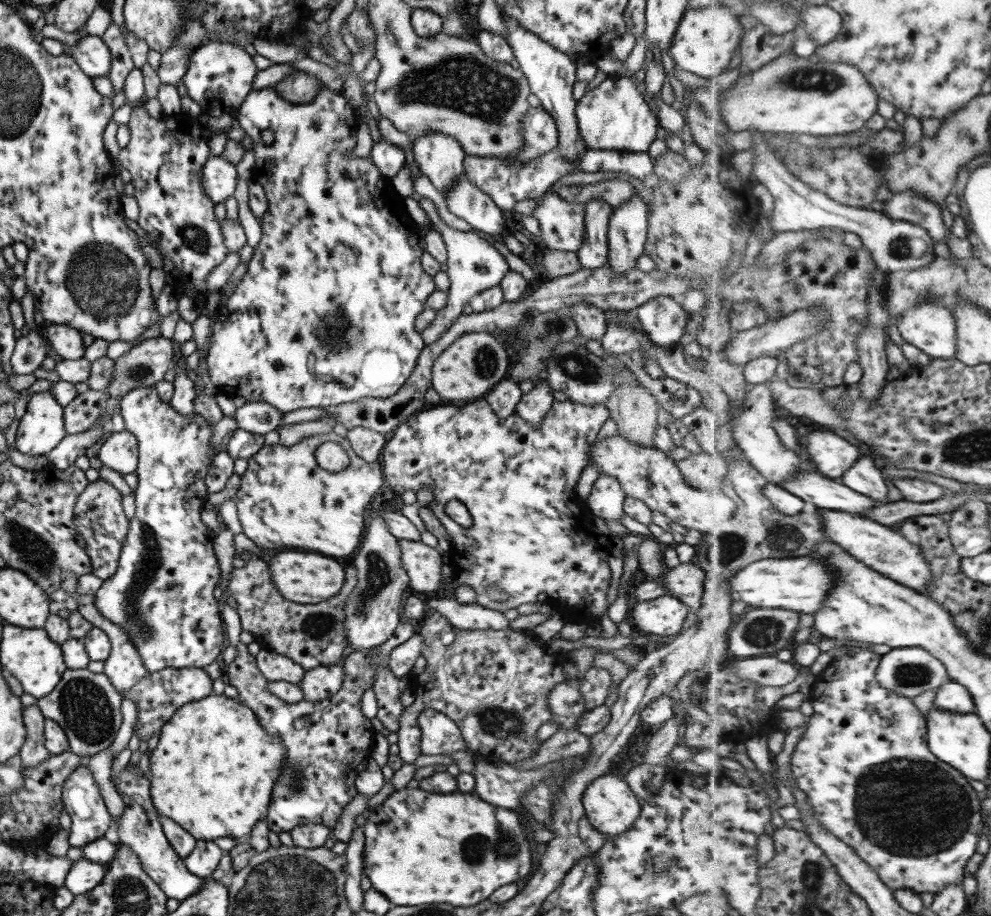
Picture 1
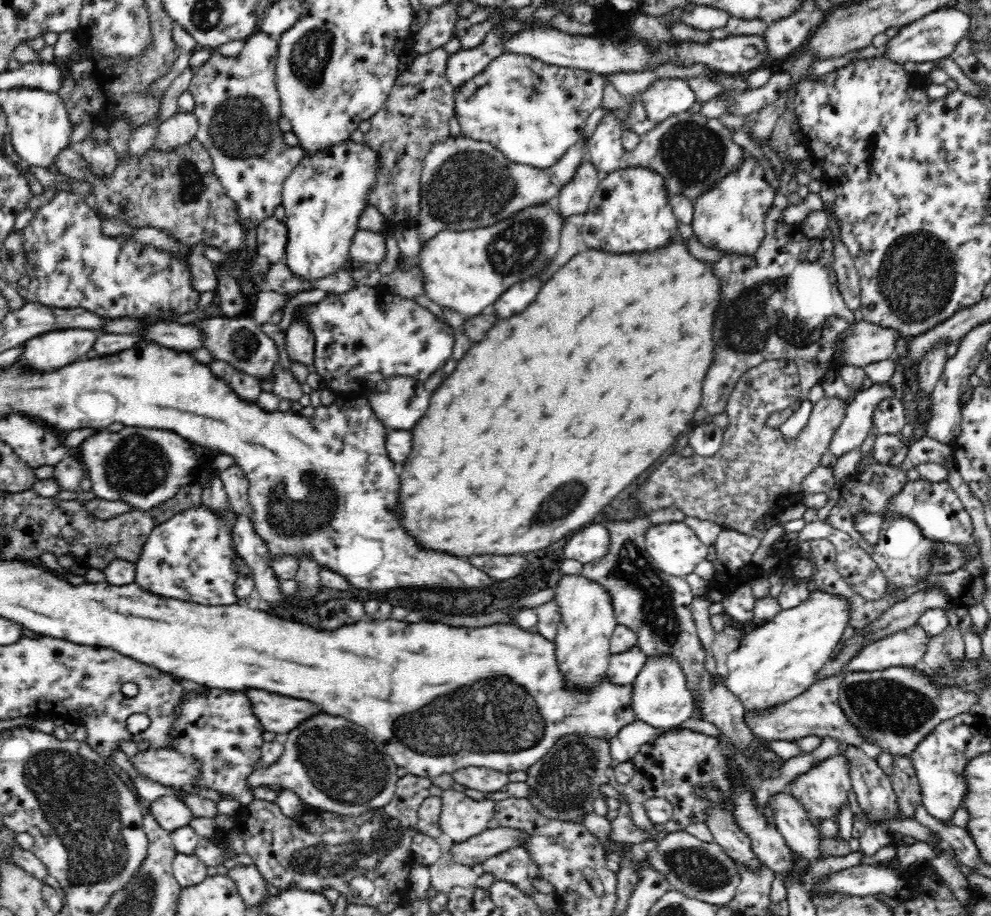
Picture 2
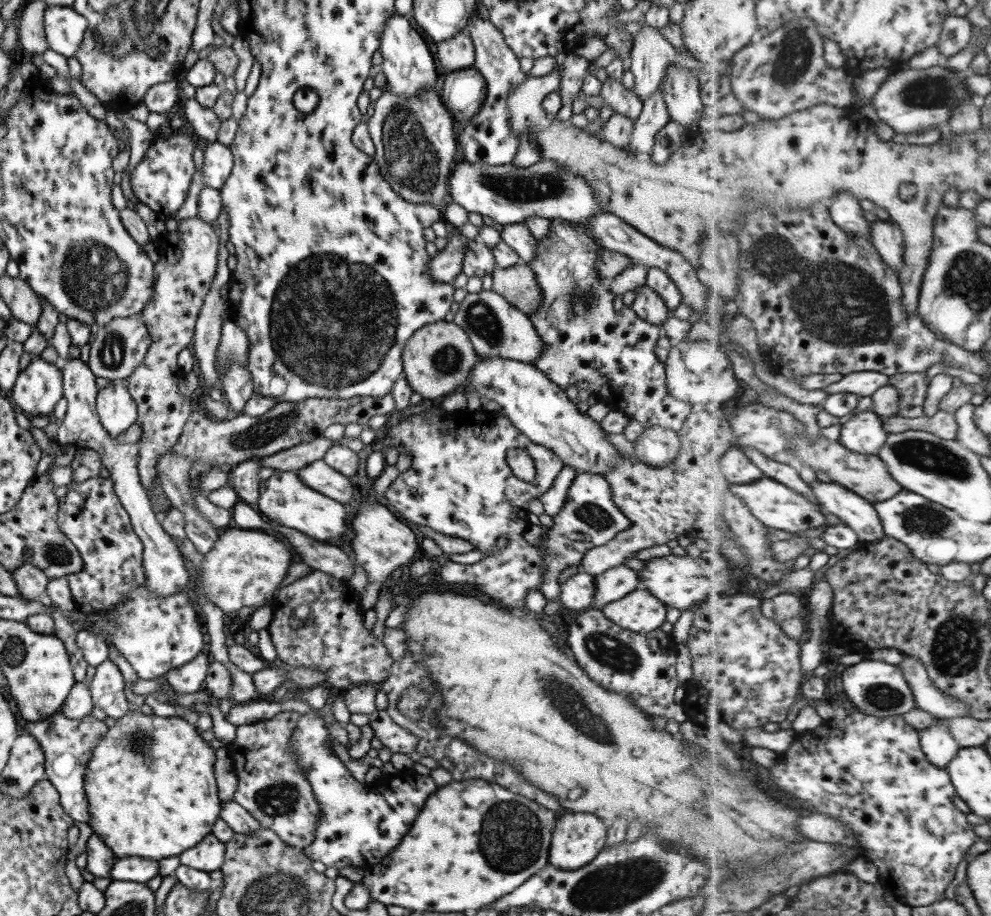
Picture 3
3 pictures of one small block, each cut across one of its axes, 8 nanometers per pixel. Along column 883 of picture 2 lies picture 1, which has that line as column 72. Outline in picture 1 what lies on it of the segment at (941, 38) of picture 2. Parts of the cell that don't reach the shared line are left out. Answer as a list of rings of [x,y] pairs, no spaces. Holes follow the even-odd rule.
[[[85,35],[77,42],[71,58],[77,67],[89,78],[107,77],[110,72],[111,56],[107,45],[100,37]]]

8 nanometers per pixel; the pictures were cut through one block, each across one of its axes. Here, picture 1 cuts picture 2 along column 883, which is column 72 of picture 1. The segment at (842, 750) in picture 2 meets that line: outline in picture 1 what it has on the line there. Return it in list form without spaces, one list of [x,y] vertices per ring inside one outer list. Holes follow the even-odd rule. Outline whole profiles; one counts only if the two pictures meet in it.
[[[82,759],[77,769],[69,773],[69,778],[63,783],[61,793],[62,808],[71,819],[71,826],[68,829],[69,836],[67,842],[73,848],[81,848],[96,838],[109,836],[111,827],[111,816],[105,809],[101,793],[97,789],[97,783],[91,777],[91,771],[87,767],[87,760]]]

